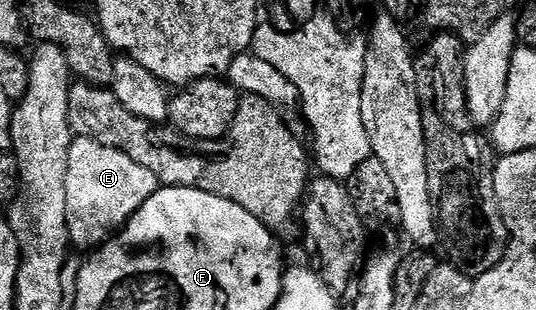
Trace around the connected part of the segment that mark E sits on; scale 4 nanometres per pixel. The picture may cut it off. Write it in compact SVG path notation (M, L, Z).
M76 136L68 151L68 165L66 166L66 222L68 223L68 238L73 245L87 250L95 250L120 231L127 224L132 215L153 194L156 193L158 181L146 166L138 166L134 158L124 152L114 150L110 146L102 146L88 136Z

